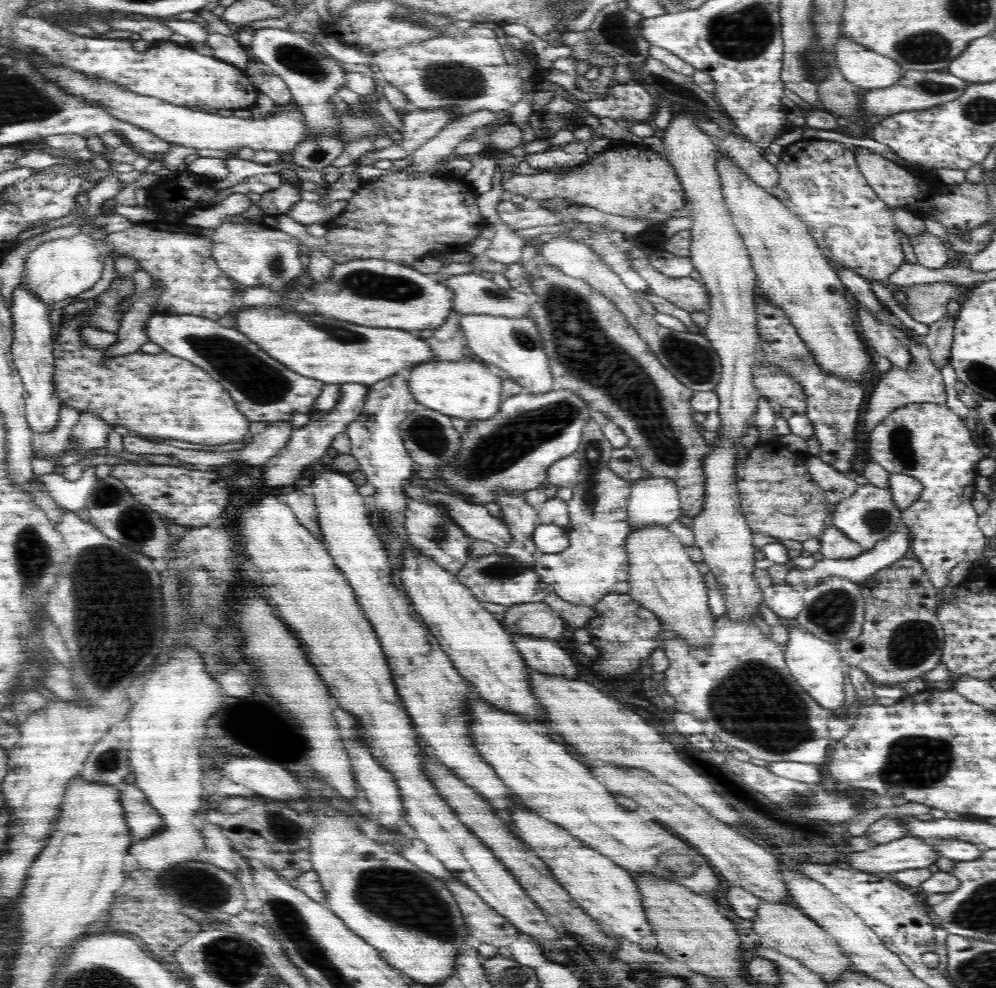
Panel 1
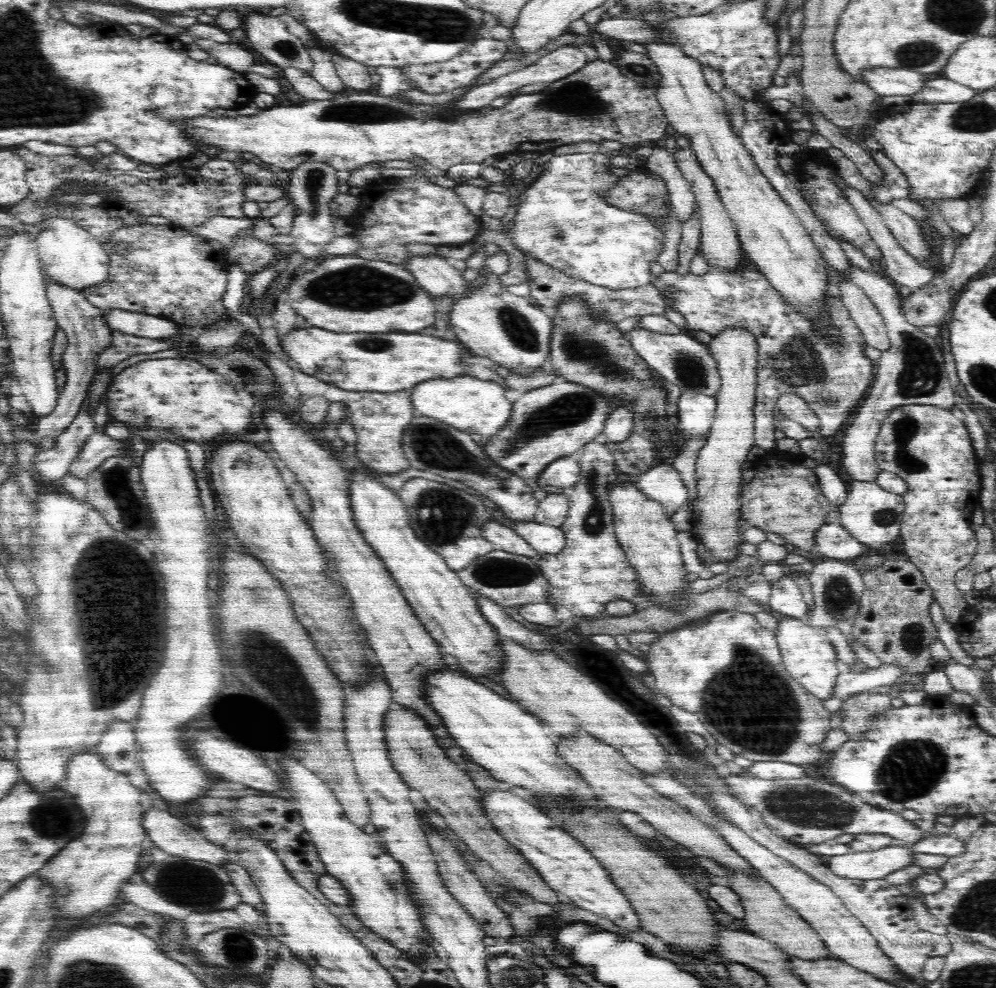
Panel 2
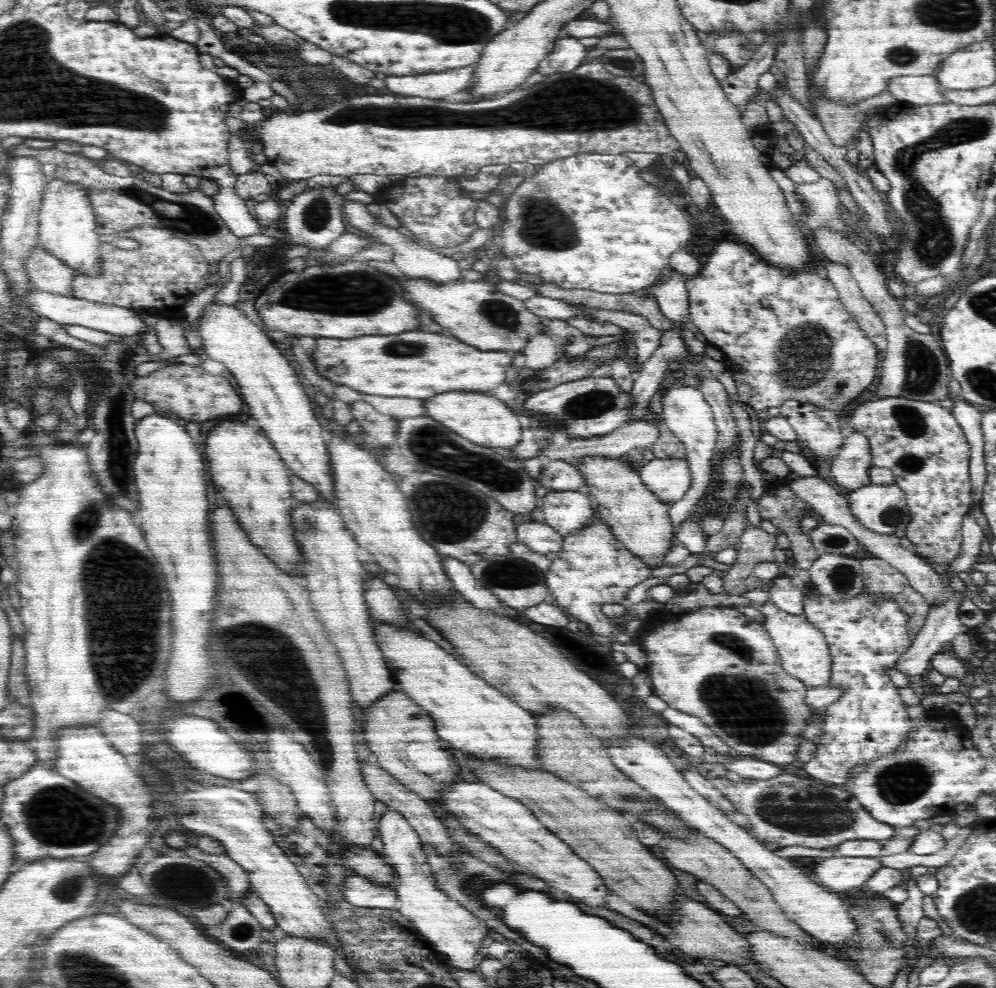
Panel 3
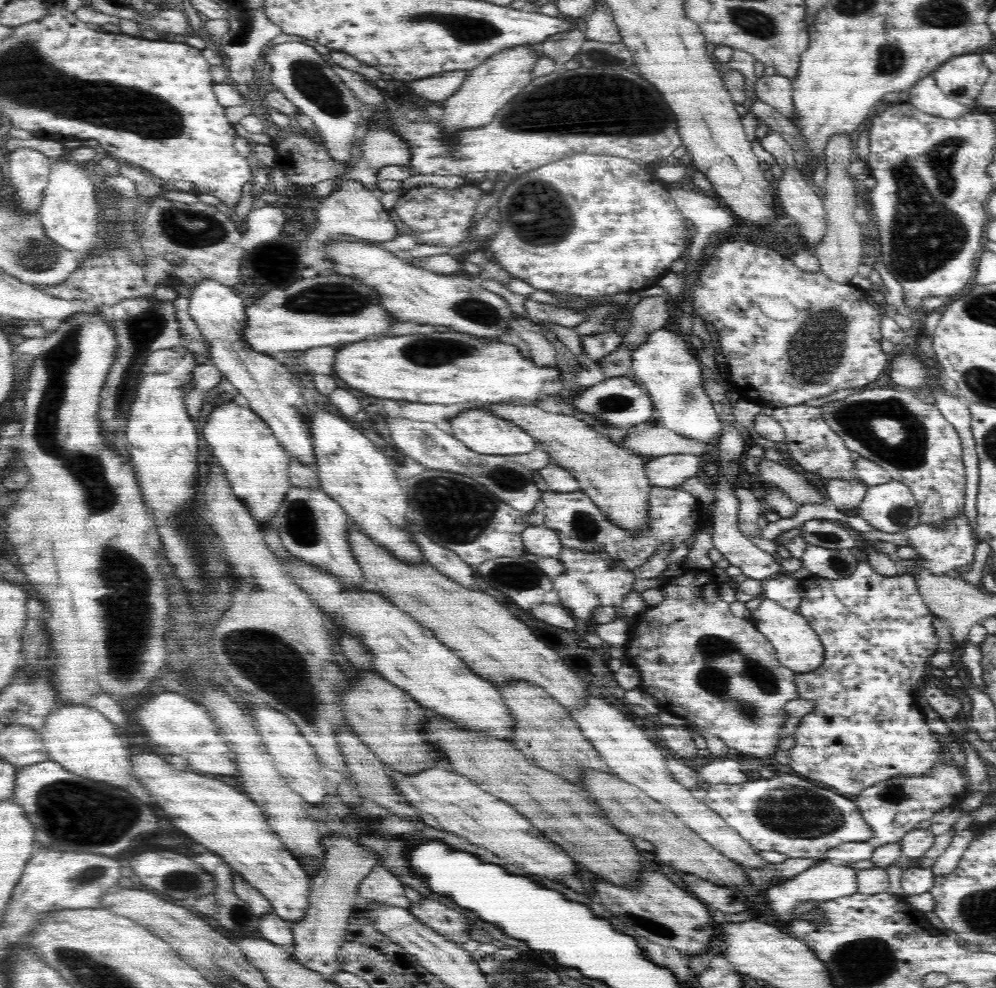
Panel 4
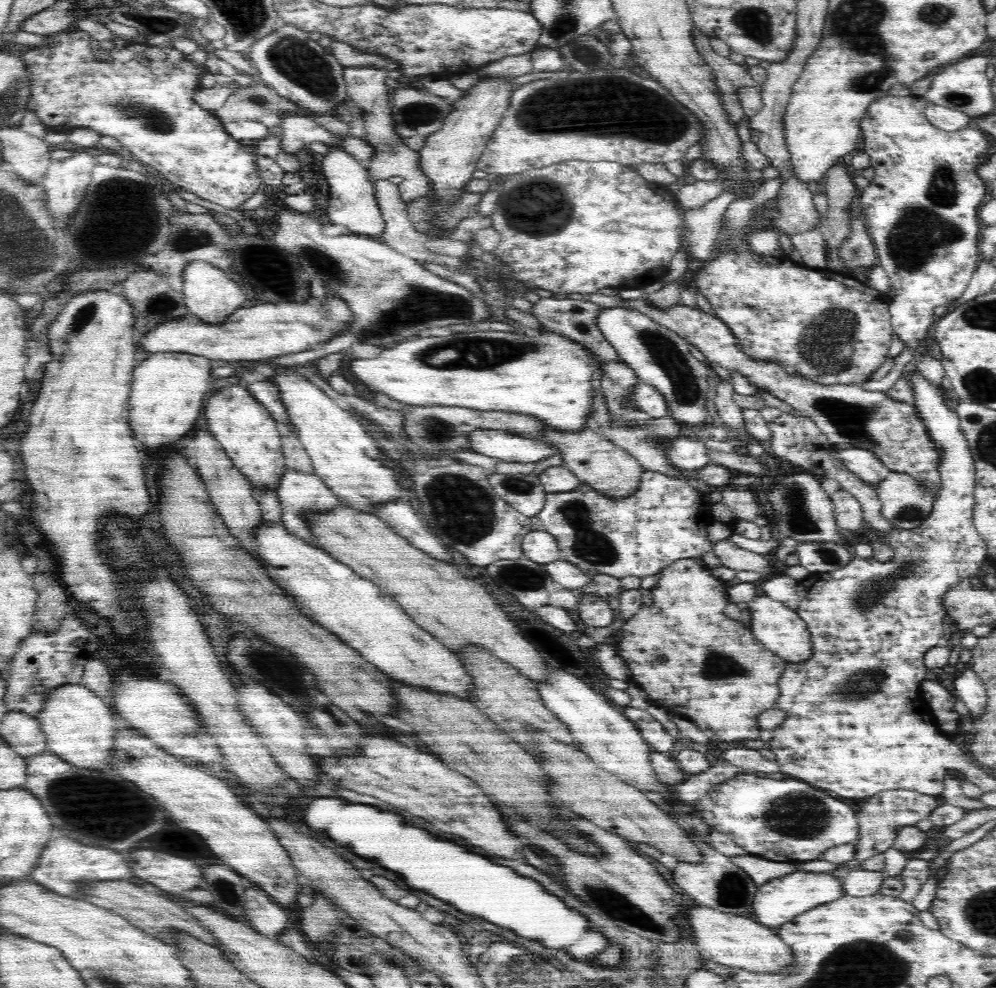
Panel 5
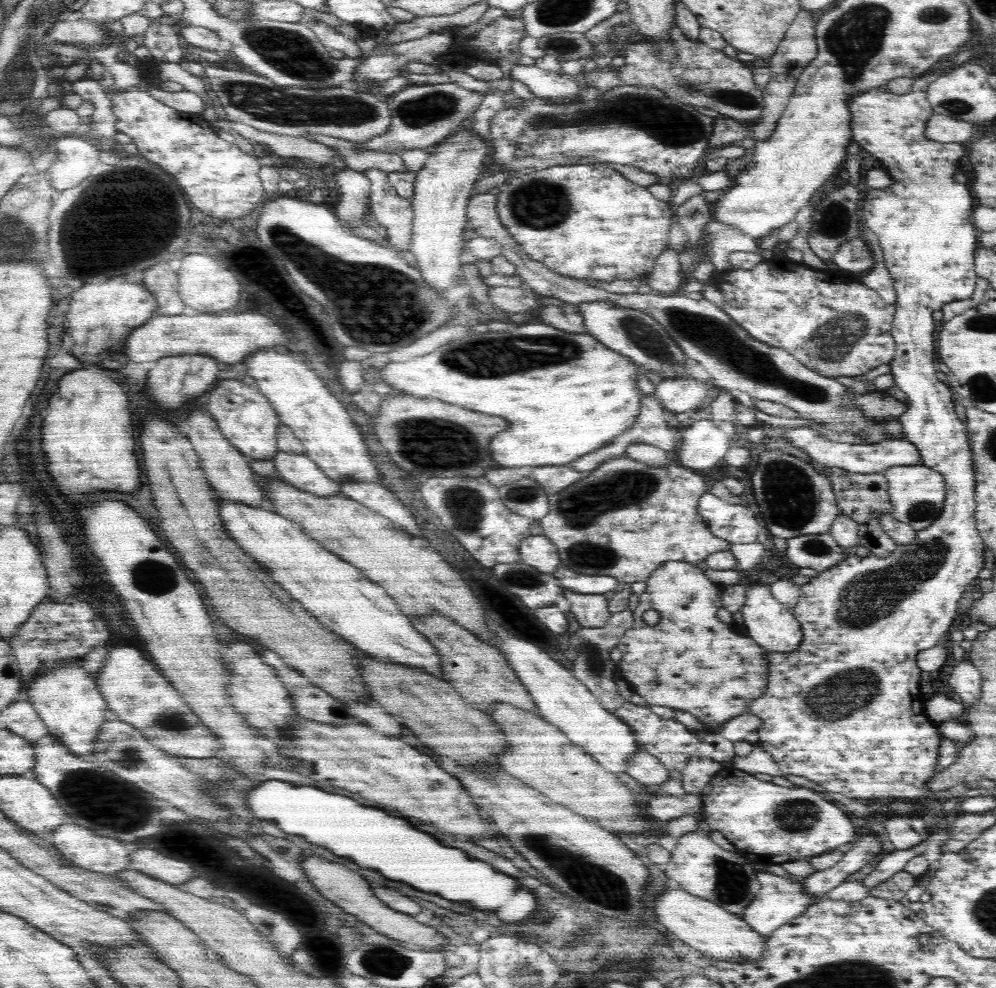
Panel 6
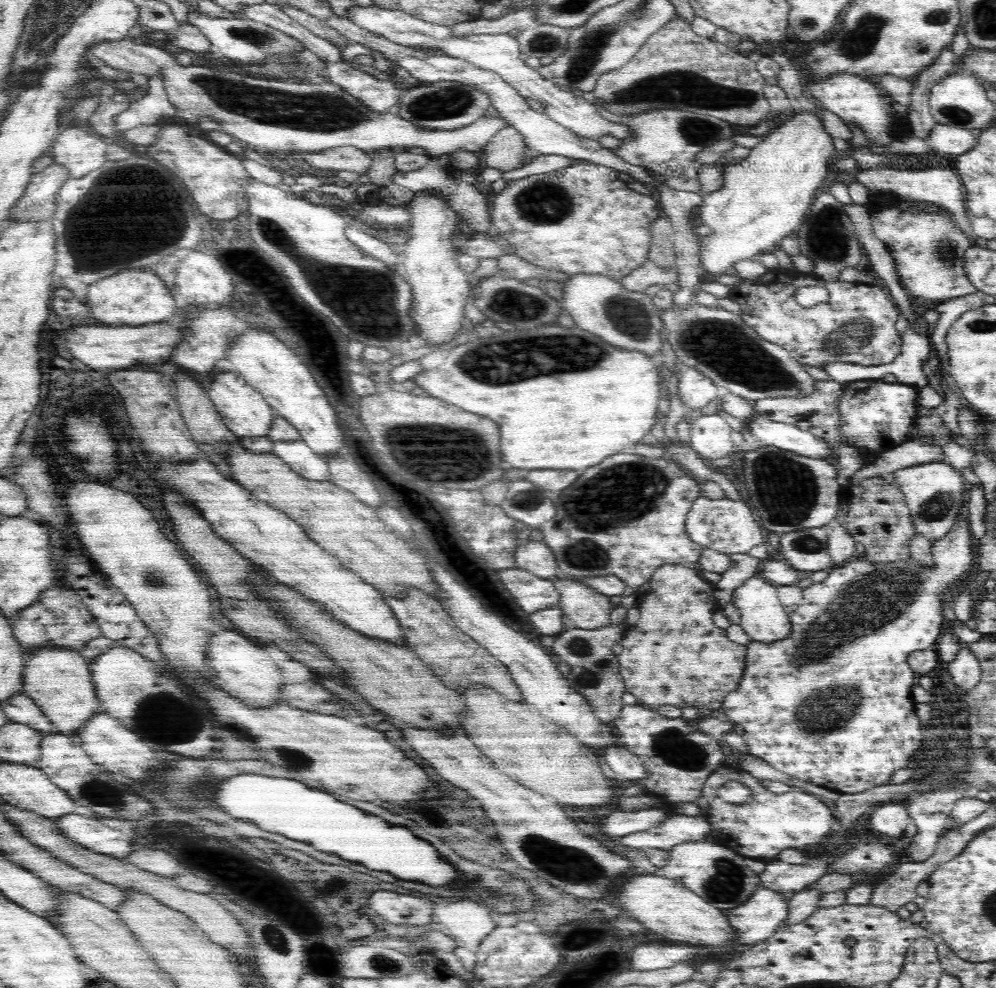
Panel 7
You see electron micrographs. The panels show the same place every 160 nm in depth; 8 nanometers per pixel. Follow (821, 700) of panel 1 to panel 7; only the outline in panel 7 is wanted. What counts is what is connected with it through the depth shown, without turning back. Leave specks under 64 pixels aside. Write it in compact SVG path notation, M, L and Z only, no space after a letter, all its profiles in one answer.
M751 576L734 589L731 602L740 610L741 620L739 625L751 636L752 641L771 643L786 638L791 631L789 610L781 605L777 596L776 587L764 578Z

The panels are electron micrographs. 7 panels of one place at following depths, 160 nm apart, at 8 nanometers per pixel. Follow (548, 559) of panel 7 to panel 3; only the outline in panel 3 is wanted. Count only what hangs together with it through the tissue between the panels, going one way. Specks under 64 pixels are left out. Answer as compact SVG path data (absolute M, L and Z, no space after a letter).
M526 522L516 528L520 542L529 546L534 552L553 555L562 551L565 540L556 530L543 522Z

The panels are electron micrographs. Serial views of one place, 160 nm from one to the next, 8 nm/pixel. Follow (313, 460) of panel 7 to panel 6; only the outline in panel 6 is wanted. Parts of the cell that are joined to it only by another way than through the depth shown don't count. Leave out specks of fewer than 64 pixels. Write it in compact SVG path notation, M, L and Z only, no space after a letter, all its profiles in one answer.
M277 450L273 461L278 478L295 488L315 496L338 496L340 482L335 482L308 457L308 455Z

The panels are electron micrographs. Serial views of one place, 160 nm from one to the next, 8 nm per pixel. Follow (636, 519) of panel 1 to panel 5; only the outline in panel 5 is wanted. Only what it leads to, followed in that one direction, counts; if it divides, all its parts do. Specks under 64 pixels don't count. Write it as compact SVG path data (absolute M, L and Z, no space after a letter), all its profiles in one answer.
M678 437L666 444L669 464L683 473L709 466L712 460L708 456L708 450L706 444L692 437Z

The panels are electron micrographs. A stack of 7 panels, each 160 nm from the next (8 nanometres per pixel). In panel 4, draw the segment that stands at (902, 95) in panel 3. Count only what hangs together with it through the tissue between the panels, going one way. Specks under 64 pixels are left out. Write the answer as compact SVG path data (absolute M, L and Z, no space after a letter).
M932 74L922 77L910 90L906 91L910 94L910 104L925 114L954 121L964 117L970 110L953 97L946 96Z

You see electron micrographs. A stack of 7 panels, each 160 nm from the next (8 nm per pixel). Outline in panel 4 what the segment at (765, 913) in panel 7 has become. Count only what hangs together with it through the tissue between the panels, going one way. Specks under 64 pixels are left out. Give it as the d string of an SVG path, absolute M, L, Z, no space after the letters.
M822 859L816 865L796 874L796 876L781 880L776 884L769 884L764 889L765 902L767 902L770 910L769 917L773 922L775 918L789 922L792 920L792 912L798 908L800 902L831 901L858 893L857 872L858 870L848 864L835 864Z

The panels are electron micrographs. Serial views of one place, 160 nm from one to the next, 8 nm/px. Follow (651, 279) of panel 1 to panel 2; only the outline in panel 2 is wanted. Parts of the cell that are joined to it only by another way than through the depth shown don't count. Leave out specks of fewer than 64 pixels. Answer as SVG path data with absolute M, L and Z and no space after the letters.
M749 263L736 272L713 270L700 278L666 271L658 277L652 275L650 283L660 291L666 304L670 303L684 315L689 330L705 330L714 337L735 326L747 330L755 338L758 345L755 445L760 448L776 447L774 408L782 394L803 398L820 419L819 436L831 437L845 426L844 420L850 416L850 410L865 398L872 384L875 362L864 355L866 339L838 297L825 296L825 312L831 326L839 332L837 341L832 343L820 337L814 321L784 299L766 276Z

